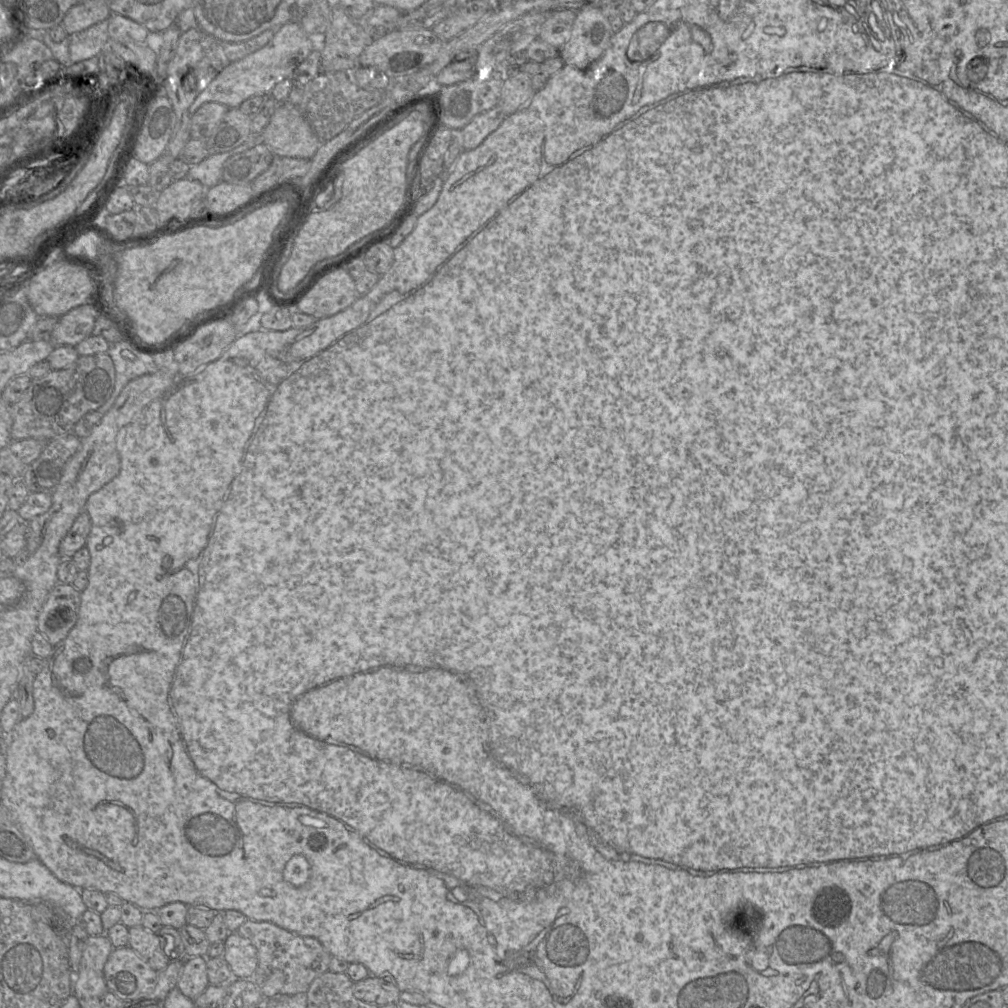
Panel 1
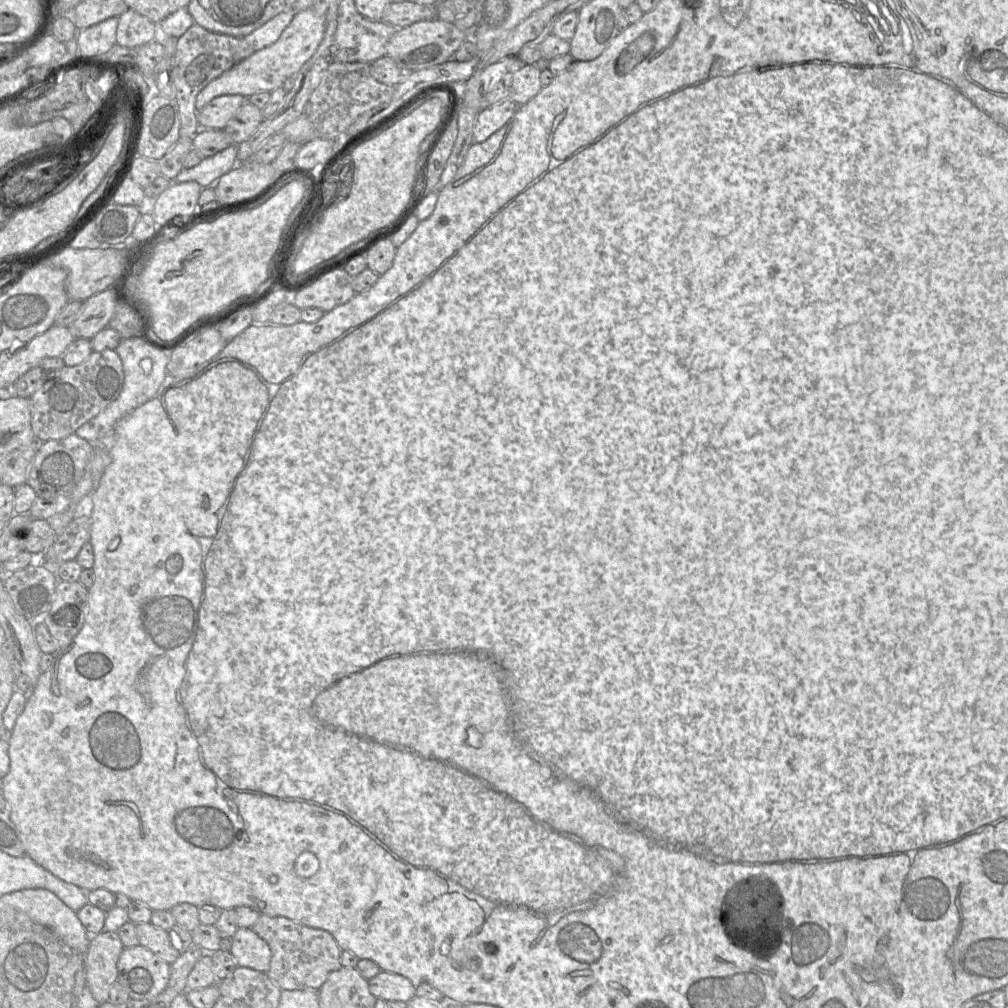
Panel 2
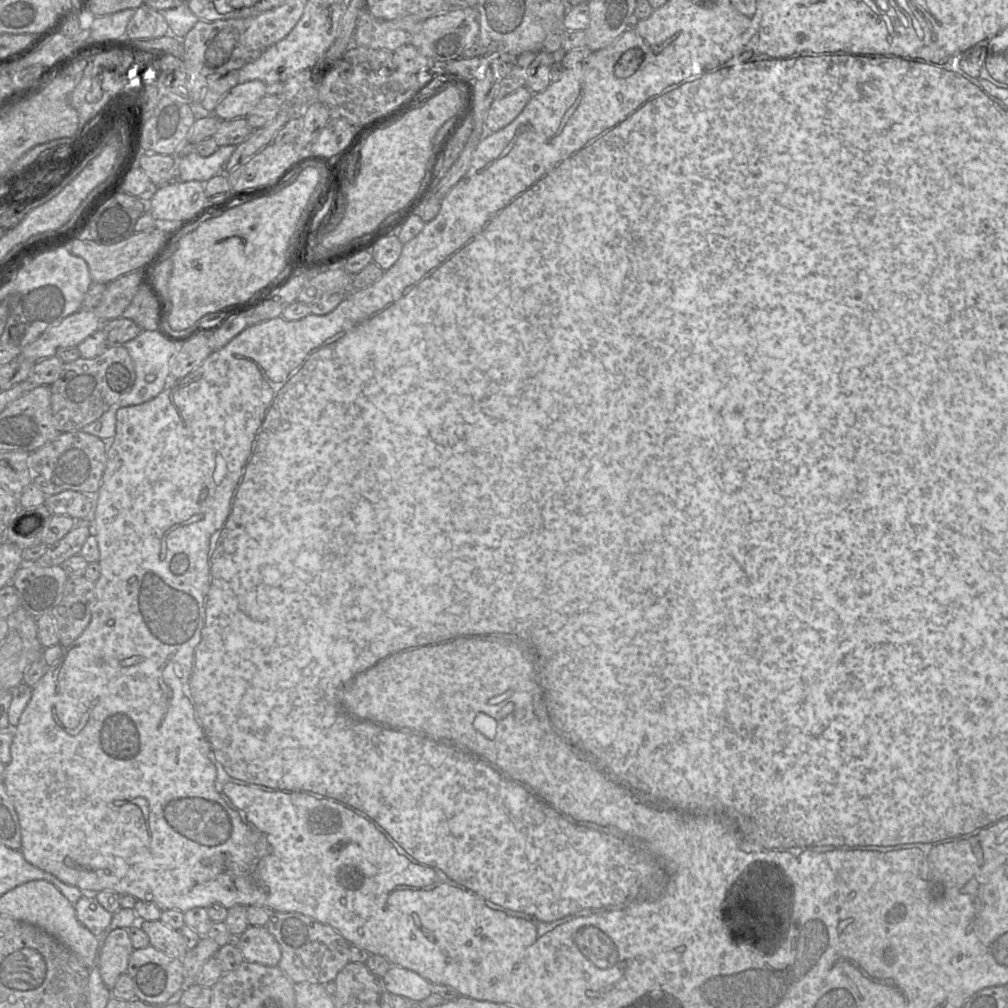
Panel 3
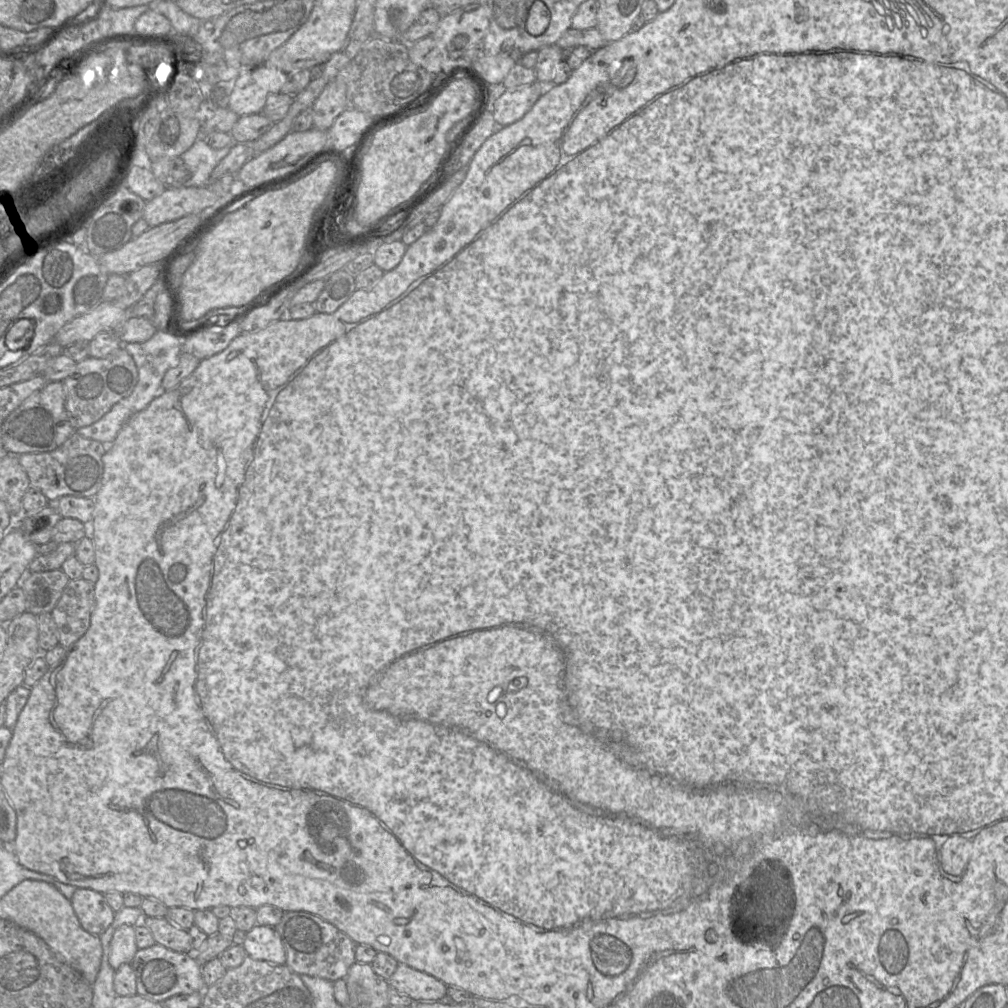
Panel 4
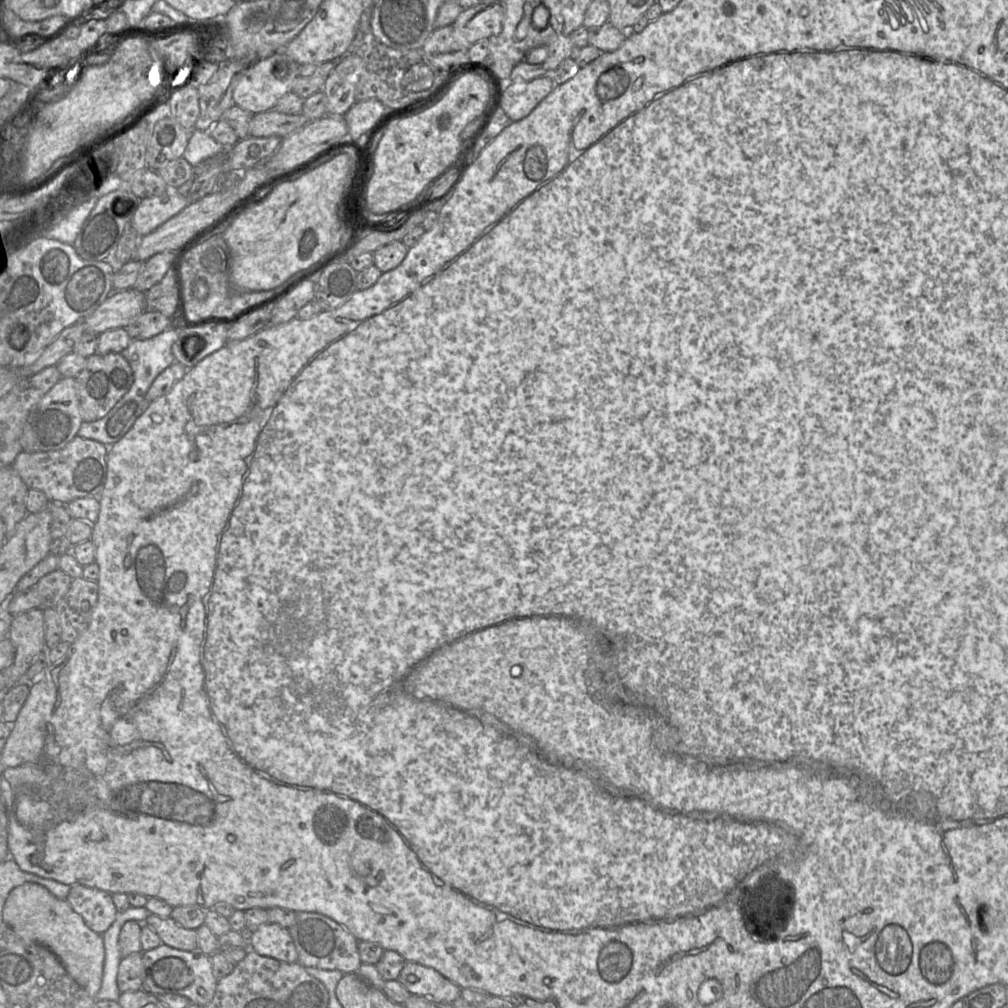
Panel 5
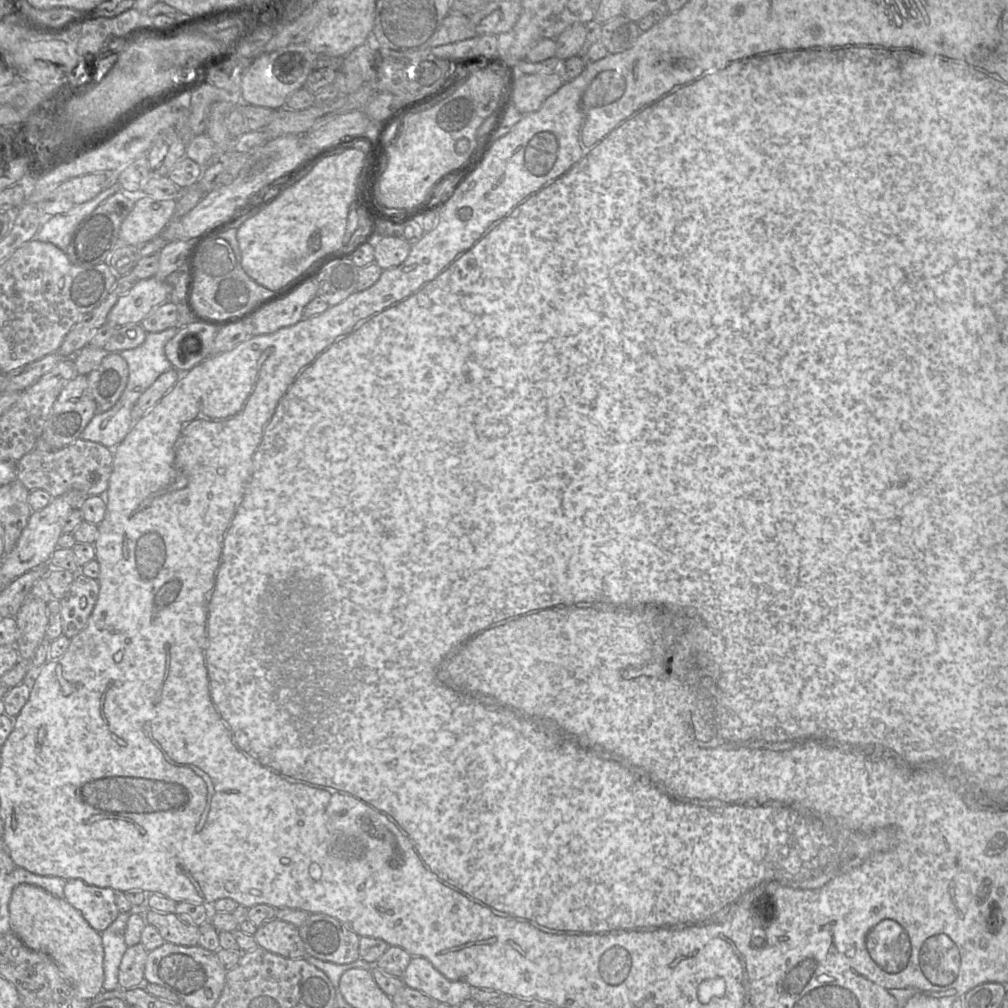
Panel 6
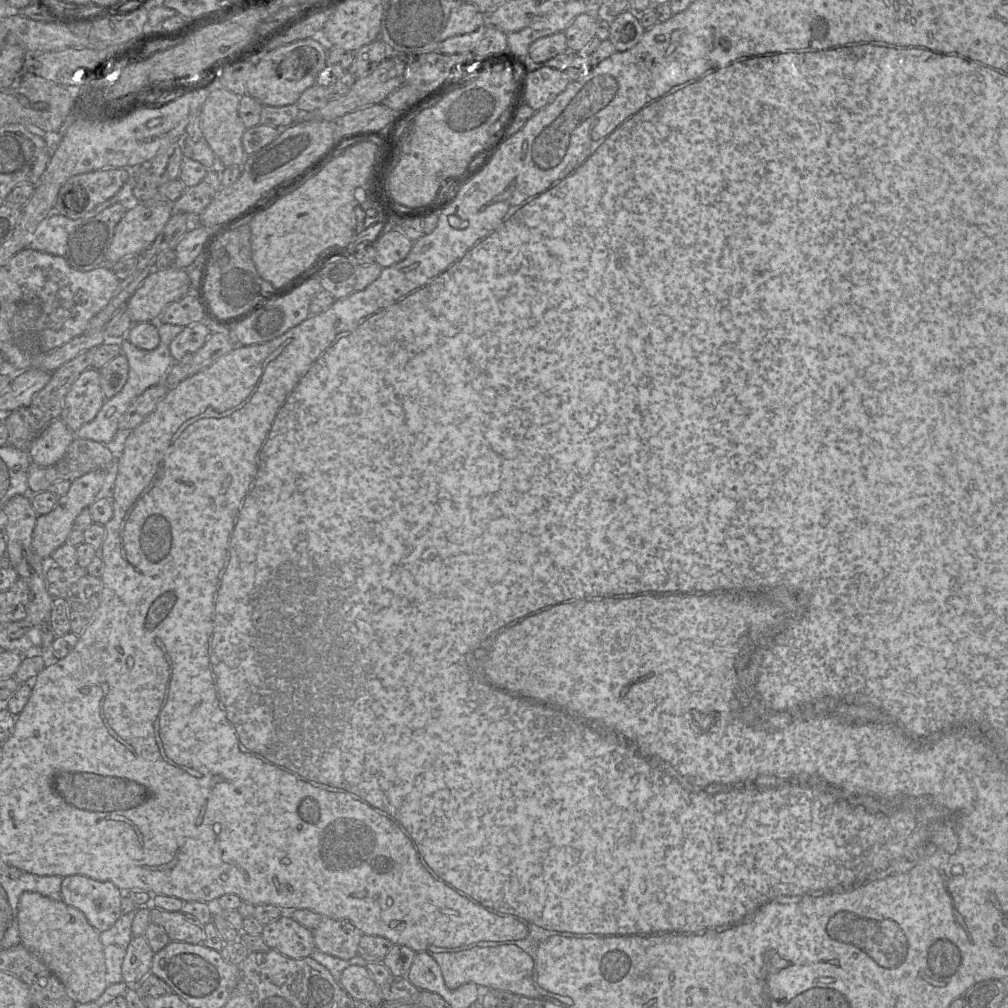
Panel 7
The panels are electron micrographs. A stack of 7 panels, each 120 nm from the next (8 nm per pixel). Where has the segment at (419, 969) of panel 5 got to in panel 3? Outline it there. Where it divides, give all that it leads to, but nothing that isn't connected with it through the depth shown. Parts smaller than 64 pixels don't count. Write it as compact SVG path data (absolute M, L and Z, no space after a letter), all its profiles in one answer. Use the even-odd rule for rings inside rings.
M392 965L381 981L389 993L405 996L413 1002L421 1002L432 993L431 982L397 965Z

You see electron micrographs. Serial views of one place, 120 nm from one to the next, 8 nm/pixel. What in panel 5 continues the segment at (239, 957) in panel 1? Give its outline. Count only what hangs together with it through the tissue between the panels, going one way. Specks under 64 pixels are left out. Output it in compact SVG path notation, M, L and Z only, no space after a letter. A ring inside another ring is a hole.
M265 923L252 934L249 950L286 963L298 961L298 953L288 928Z

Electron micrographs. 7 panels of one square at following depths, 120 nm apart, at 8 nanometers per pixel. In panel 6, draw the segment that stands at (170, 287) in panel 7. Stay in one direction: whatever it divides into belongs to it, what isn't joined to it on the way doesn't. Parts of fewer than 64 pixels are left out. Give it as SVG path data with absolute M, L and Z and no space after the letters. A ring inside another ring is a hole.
M155 276L138 280L110 310L106 323L117 328L125 324L139 324L160 304L168 301L170 285Z

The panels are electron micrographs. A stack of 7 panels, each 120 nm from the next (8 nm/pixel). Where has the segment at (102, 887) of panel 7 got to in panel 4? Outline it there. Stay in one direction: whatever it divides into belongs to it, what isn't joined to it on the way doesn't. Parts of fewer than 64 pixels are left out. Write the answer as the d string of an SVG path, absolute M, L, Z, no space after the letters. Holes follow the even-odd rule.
M77 888L70 901L82 928L92 935L101 936L114 921L116 912L102 893Z

